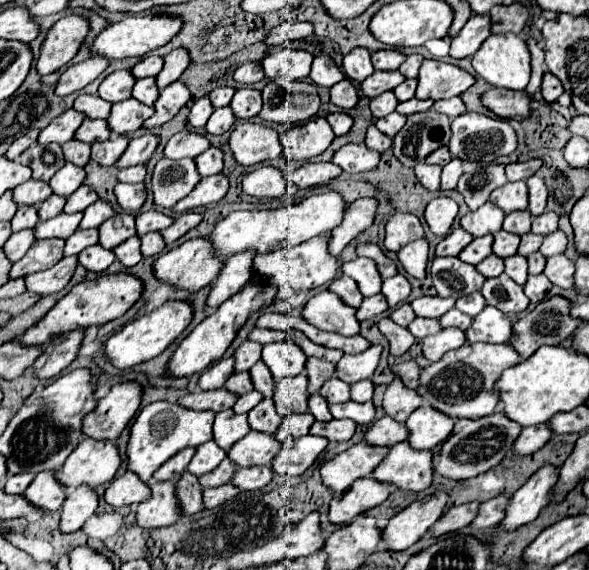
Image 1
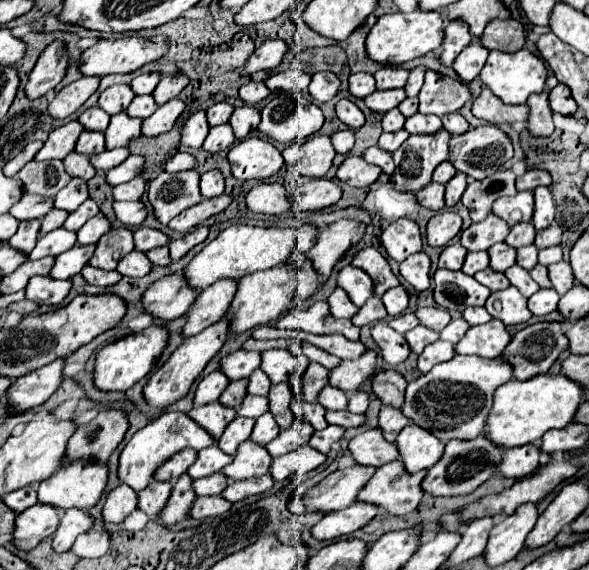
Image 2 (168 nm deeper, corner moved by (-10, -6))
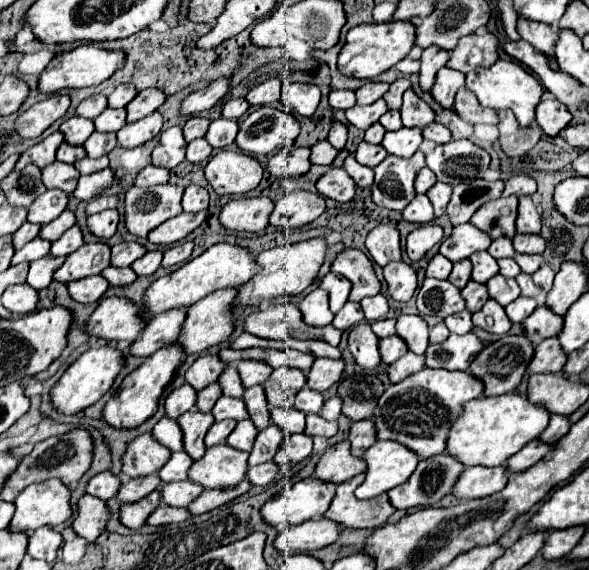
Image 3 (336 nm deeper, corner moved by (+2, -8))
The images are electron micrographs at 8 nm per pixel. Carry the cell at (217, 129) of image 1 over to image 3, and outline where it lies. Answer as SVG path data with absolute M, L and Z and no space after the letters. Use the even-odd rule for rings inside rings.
M200 137L200 139L194 139L188 143L188 151L186 151L186 161L190 163L200 163L204 159L208 159L212 155L212 145Z

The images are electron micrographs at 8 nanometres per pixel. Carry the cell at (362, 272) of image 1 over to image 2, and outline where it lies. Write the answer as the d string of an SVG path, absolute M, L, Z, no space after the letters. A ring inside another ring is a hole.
M346 265L346 267L340 269L338 287L342 287L348 293L350 301L356 307L362 307L366 303L366 299L374 295L372 279L362 269L356 269L352 265Z

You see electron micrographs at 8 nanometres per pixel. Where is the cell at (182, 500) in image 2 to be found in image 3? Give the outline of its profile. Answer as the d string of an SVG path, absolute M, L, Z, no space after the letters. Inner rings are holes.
M154 491L152 495L148 495L146 499L140 499L140 503L130 503L130 505L122 505L120 507L120 521L126 527L138 529L142 525L146 525L146 519L150 517L150 513L160 505L160 491Z

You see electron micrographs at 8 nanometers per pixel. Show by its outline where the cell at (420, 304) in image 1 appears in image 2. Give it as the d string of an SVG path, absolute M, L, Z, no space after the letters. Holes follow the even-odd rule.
M422 307L416 311L416 317L420 325L432 329L432 331L442 331L450 323L450 315L442 307Z

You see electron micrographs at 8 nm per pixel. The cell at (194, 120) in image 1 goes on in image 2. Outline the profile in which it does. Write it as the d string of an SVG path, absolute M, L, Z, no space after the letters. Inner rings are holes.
M200 111L200 113L194 113L190 115L190 119L186 121L184 129L182 129L182 137L180 137L180 143L184 147L192 147L192 149L200 149L206 135L208 135L210 127L206 123L206 113Z

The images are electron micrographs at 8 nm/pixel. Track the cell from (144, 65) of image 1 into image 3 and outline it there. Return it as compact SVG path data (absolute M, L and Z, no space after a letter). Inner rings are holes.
M132 83L118 85L118 87L112 91L112 95L108 97L108 107L126 107L126 105L134 99L136 93L138 93L138 89L136 89L136 85L132 85Z

